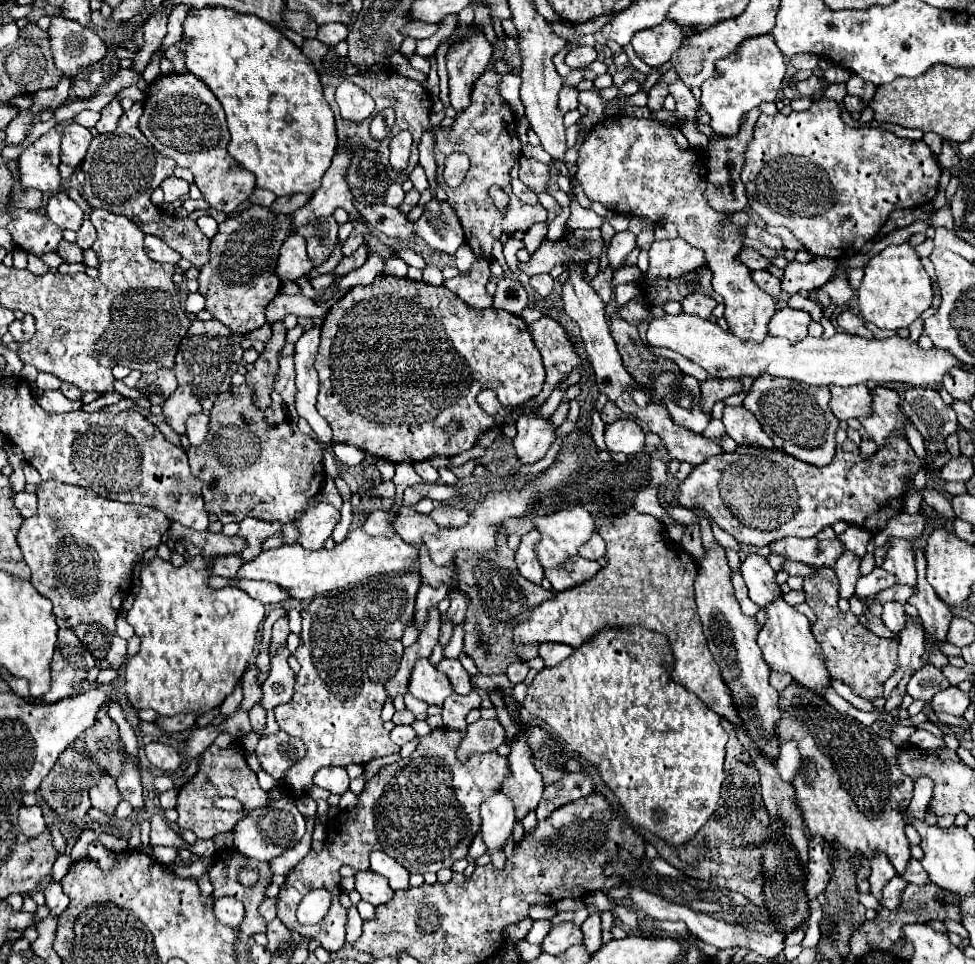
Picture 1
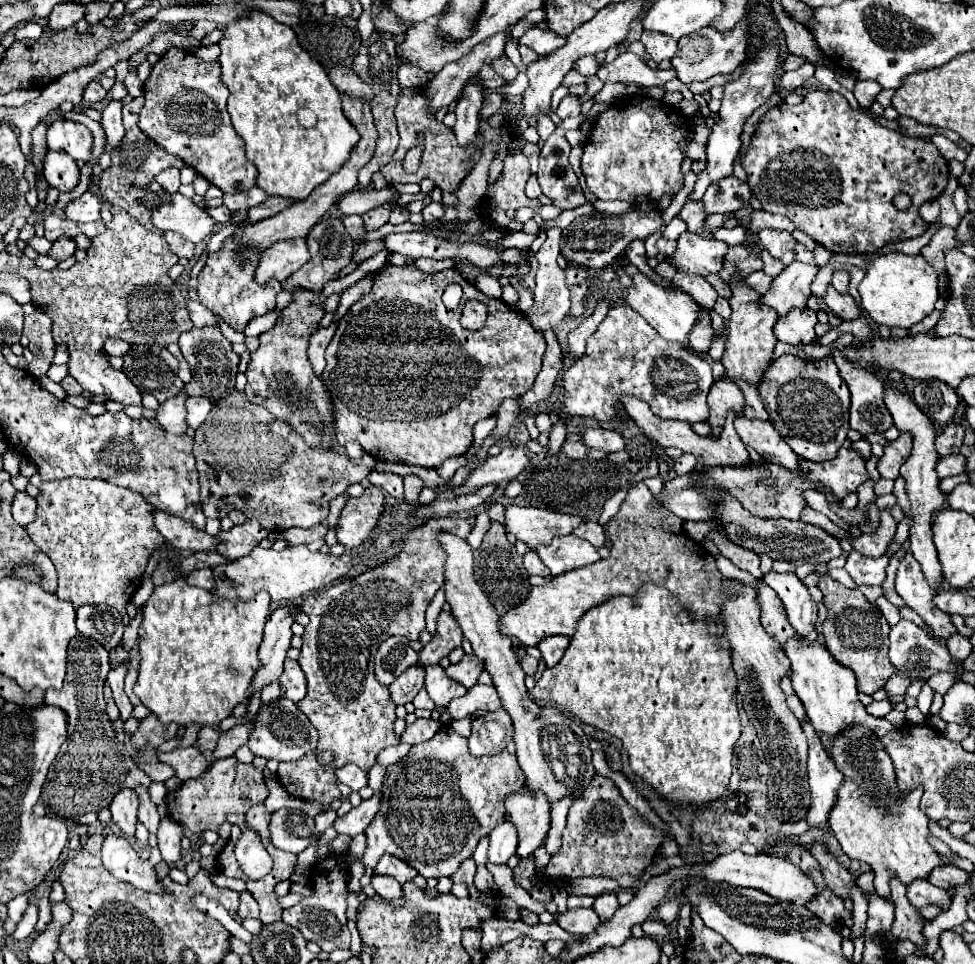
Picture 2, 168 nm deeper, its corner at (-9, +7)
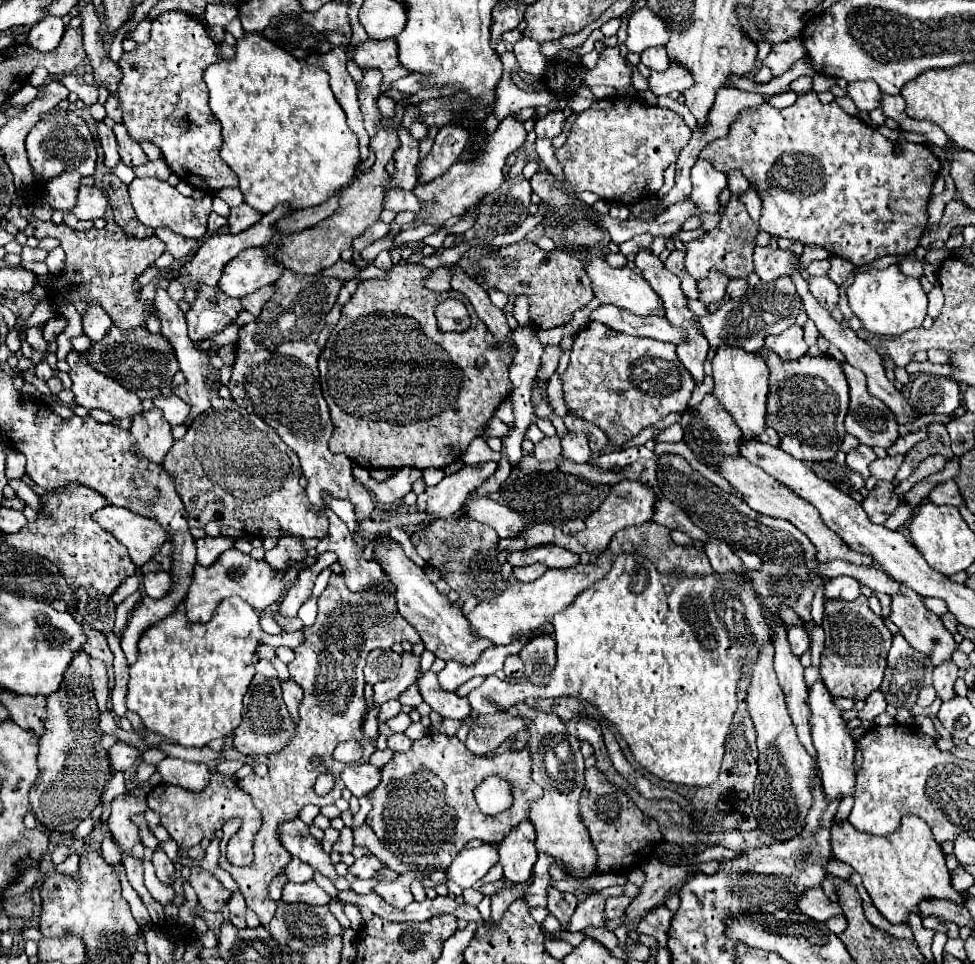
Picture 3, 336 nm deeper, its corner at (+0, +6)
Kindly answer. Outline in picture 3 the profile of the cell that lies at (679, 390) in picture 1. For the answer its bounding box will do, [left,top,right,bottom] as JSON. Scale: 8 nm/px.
[561,321,695,445]

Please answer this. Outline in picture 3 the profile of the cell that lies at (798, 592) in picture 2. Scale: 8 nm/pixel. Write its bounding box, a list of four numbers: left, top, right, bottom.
[789,619,809,655]

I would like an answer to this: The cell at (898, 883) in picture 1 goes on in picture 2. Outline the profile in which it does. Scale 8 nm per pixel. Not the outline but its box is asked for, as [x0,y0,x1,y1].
[908,880,954,912]

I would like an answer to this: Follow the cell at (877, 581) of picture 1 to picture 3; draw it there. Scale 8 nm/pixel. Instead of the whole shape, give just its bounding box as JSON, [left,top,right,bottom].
[825,577,861,601]

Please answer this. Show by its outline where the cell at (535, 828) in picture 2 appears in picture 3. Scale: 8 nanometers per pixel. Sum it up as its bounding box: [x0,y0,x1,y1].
[499,821,537,883]

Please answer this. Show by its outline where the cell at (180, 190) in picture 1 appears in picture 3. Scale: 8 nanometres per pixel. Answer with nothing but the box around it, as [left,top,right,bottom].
[133,159,171,181]

